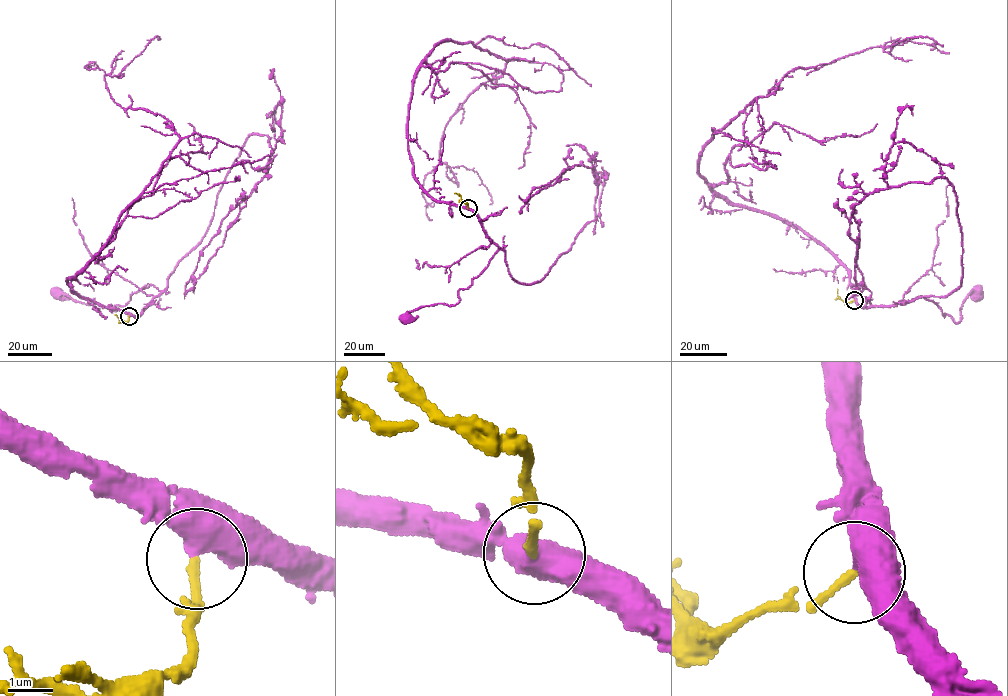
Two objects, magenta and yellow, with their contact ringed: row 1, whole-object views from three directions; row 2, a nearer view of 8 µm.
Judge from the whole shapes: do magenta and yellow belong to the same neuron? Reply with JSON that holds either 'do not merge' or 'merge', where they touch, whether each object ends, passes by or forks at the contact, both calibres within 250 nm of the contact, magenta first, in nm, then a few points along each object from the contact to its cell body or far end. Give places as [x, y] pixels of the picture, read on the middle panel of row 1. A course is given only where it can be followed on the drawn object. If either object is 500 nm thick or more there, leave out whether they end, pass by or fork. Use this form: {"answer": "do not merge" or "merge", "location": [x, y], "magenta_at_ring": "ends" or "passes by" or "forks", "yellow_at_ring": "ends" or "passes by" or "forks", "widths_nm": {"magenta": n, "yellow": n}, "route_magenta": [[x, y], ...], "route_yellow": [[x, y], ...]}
{"answer": "merge", "location": [468, 208], "widths_nm": {"magenta": 700, "yellow": 180}, "route_magenta": [[468, 208], [475, 214], [486, 236], [499, 249], [471, 285], [459, 289], [458, 302], [420, 306], [403, 318]], "route_yellow": [[468, 208], [468, 204], [455, 193]]}

